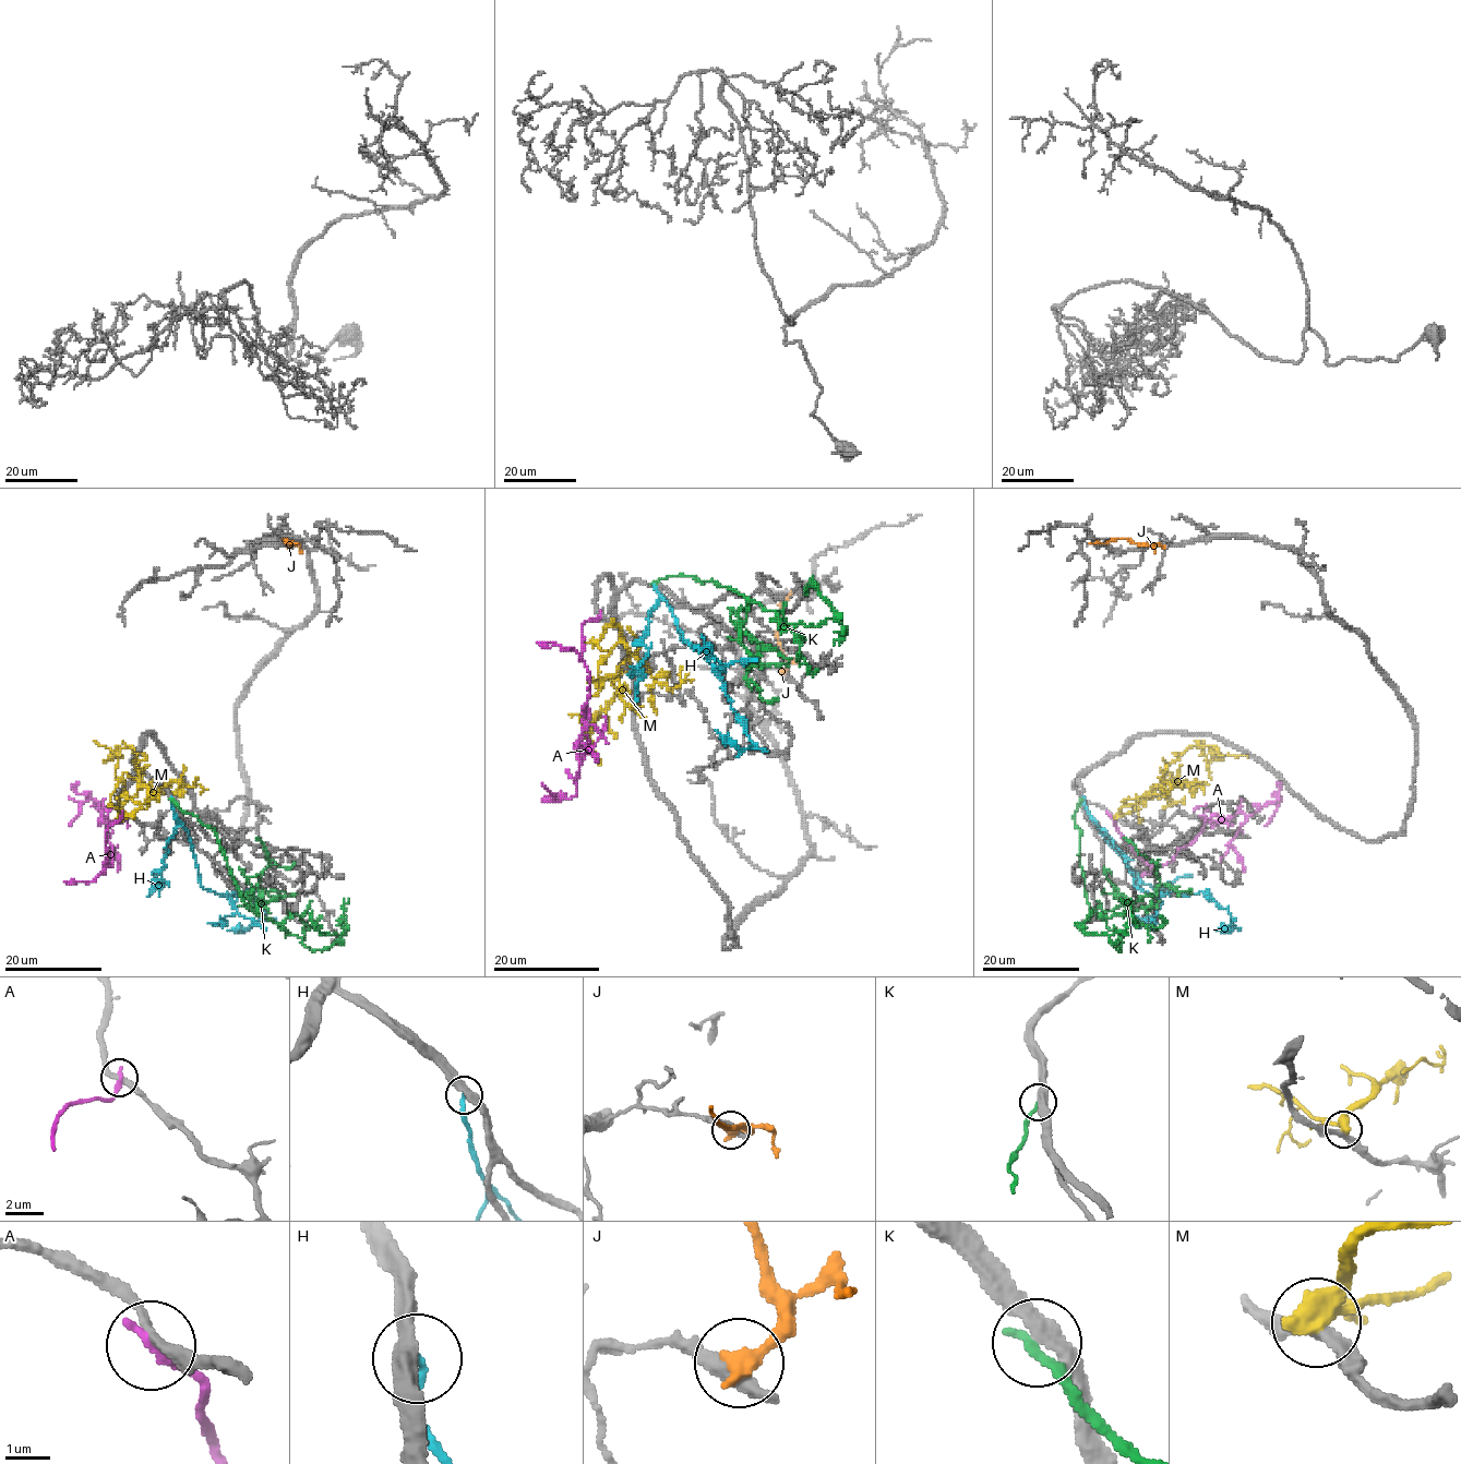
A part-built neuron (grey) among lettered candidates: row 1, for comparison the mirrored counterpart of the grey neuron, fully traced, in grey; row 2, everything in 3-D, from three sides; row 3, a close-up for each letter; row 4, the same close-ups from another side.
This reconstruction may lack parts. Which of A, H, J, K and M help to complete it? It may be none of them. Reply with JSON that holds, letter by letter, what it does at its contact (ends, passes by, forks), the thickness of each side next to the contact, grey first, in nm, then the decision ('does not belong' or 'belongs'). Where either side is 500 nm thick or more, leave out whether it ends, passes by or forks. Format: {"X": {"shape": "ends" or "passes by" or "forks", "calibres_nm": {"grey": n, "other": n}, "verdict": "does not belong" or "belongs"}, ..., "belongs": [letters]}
{"A": {"shape": "ends", "calibres_nm": {"grey": 240, "other": 240}, "verdict": "does not belong"}, "H": {"shape": "ends", "calibres_nm": {"grey": 380, "other": 200}, "verdict": "does not belong"}, "J": {"calibres_nm": {"grey": 550, "other": 420}, "verdict": "does not belong"}, "K": {"shape": "ends", "calibres_nm": {"grey": 360, "other": 240}, "verdict": "does not belong"}, "M": {"shape": "passes by", "calibres_nm": {"grey": 300, "other": 440}, "verdict": "does not belong"}, "belongs": []}

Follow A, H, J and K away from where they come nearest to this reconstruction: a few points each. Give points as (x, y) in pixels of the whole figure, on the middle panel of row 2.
A: (599, 613), (581, 627), (589, 696), (577, 793), (557, 800), (542, 782)
H: (654, 586), (671, 609), (684, 640), (718, 673), (731, 709), (755, 745), (741, 748), (727, 742), (715, 730)
J: (782, 671), (787, 661), (777, 637), (777, 627), (781, 604), (790, 591)
K: (655, 583), (678, 575), (715, 582), (774, 610), (783, 624), (819, 625), (838, 613), (814, 585), (807, 595)

